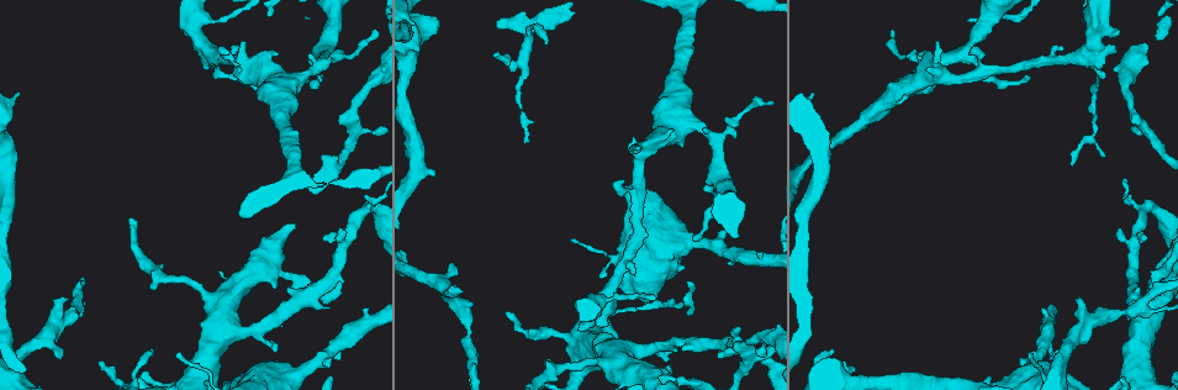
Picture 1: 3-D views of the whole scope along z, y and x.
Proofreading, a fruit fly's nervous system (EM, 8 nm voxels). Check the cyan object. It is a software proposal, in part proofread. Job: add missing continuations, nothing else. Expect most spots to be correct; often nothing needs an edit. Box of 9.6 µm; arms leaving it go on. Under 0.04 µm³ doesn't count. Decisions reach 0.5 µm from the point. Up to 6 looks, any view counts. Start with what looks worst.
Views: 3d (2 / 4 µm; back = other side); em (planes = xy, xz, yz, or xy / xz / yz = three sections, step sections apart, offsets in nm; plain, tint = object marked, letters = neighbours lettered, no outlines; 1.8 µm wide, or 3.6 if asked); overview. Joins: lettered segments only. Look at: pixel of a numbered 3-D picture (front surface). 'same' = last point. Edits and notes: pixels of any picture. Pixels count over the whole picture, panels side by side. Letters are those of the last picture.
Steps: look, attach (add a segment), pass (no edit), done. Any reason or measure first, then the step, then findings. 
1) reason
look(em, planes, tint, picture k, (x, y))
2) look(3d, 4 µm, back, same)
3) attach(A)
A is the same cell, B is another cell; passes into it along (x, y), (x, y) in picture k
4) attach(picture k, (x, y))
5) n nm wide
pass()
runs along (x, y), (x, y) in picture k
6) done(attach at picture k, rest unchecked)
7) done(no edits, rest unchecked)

end of a long branch
look(em, planes, letters, picture 1, (18, 95))

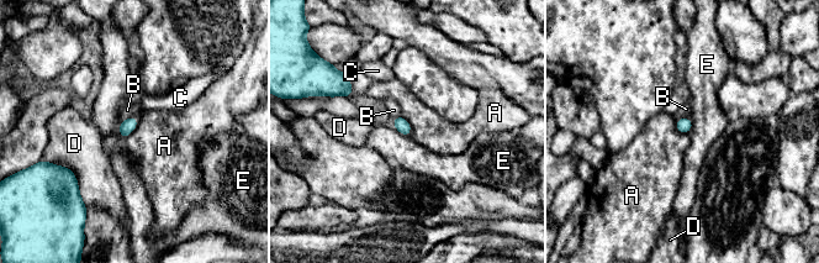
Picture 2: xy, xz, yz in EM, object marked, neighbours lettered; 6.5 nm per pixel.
pass()
A, B, C, D and E are other cells; border along (401, 116), (408, 122), (411, 136) in picture 2; no lettered segment goes on from it

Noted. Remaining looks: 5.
an open end
look(3d, 2 µm, picture 1, (493, 57))

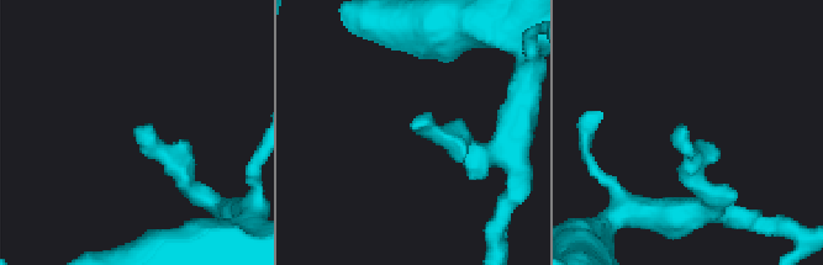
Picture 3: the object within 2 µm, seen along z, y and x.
look(em, xy, step 4, letters, picture 3, (688, 133))

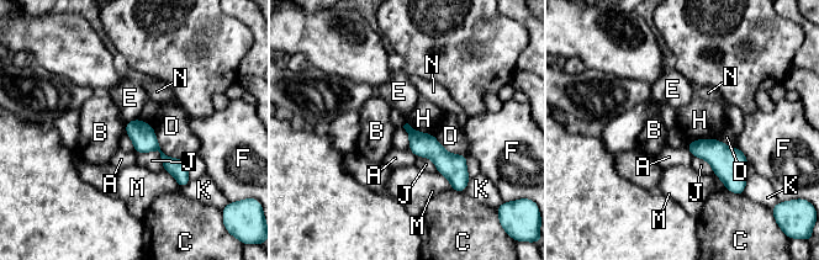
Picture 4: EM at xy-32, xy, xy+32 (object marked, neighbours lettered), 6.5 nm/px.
another direction
look(em, xz, step 16, letters, same)

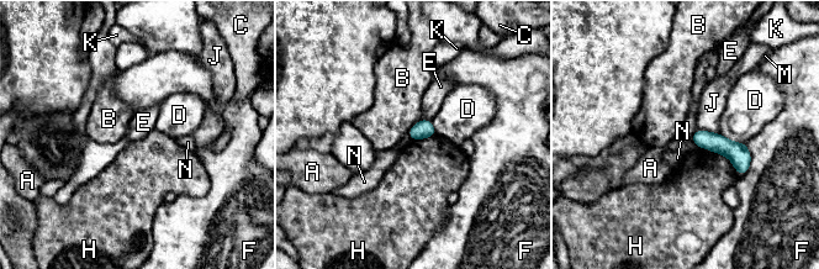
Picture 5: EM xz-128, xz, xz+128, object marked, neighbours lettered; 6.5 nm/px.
110 nm wide; H touches over 340 nm
pass()
A, B, C, D, E, F, H, J, K, M and N are other cells; none of them fits

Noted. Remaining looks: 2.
an open end
look(em, planes, letters, picture 1, (67, 298))

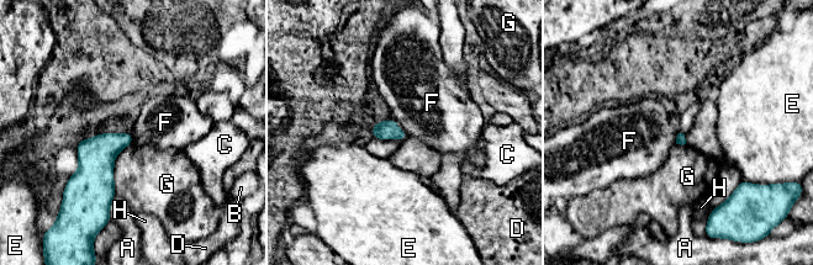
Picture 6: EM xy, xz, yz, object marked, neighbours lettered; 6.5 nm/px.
pass()
A, B, C, D, E, F, G and H are other cells; border along (679, 133), (675, 143) in picture 6; no lettered segment goes on from it

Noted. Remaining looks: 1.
done(no edits, rest unchecked)

